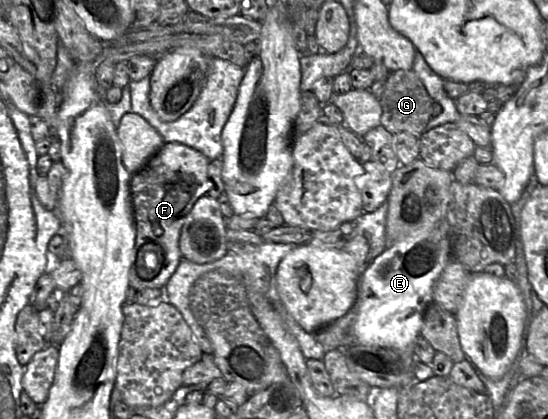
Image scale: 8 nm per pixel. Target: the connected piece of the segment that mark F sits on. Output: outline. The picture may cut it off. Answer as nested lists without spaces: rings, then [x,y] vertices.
[[[164,143],[130,179],[130,197],[136,227],[129,269],[129,286],[135,290],[164,288],[182,256],[179,239],[185,218],[195,202],[207,192],[210,160],[187,145]]]

